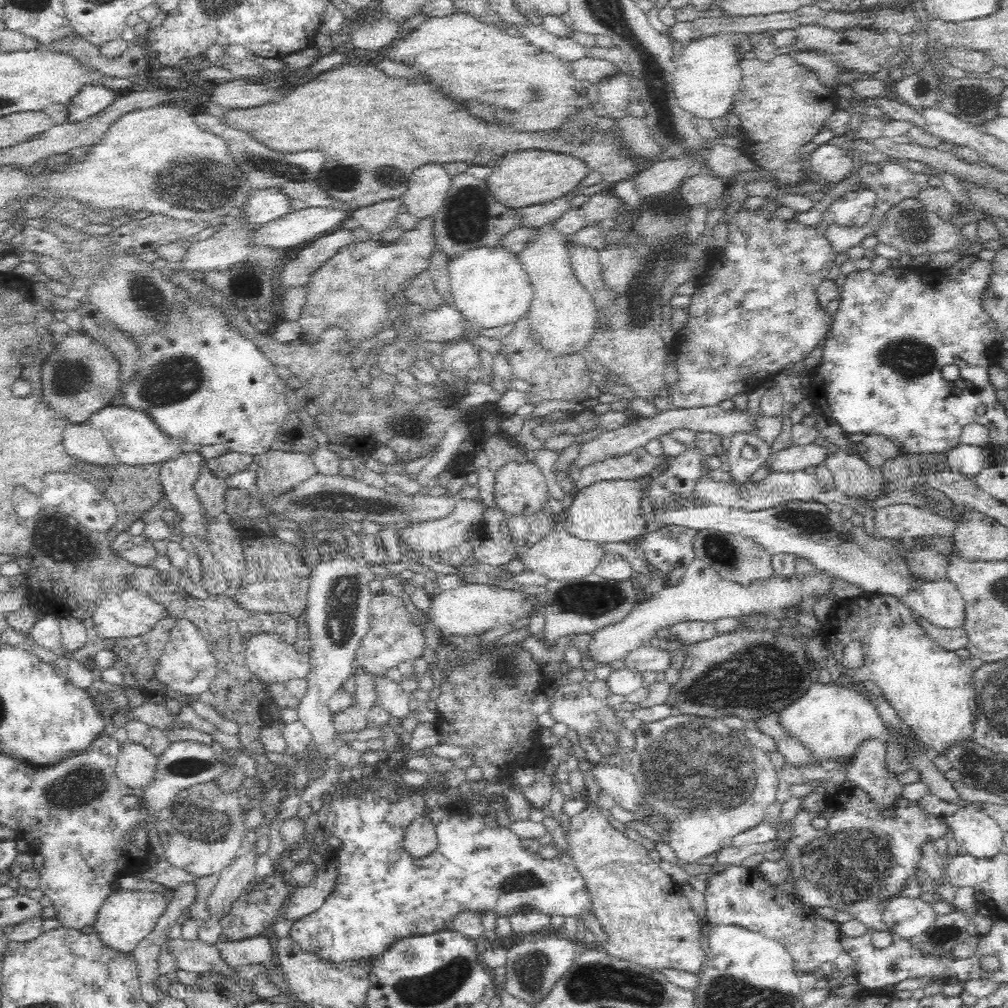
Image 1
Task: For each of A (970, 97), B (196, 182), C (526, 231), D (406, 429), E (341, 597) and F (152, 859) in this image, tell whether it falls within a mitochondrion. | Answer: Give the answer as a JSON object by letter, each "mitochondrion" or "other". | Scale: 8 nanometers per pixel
{"A":"mitochondrion","B":"mitochondrion","C":"other","D":"mitochondrion","E":"mitochondrion","F":"other"}

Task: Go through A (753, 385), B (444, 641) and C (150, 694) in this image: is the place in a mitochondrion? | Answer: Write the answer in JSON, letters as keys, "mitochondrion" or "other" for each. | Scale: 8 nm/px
{"A":"other","B":"other","C":"other"}

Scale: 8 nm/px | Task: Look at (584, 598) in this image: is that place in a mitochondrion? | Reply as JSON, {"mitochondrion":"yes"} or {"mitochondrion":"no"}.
{"mitochondrion":"yes"}

